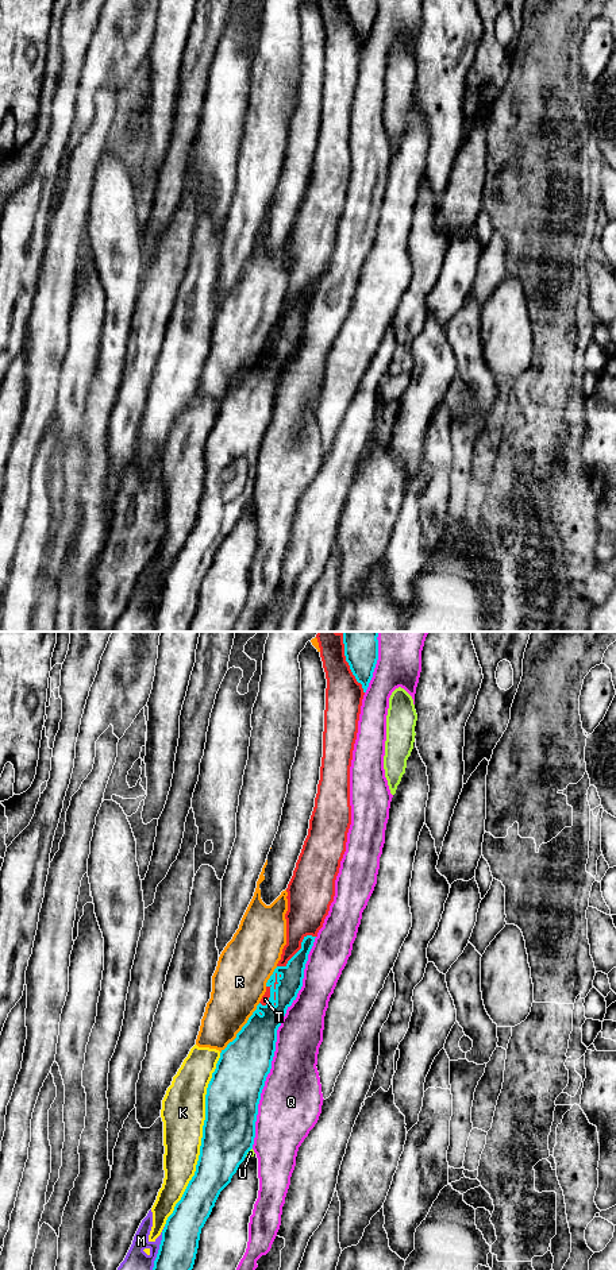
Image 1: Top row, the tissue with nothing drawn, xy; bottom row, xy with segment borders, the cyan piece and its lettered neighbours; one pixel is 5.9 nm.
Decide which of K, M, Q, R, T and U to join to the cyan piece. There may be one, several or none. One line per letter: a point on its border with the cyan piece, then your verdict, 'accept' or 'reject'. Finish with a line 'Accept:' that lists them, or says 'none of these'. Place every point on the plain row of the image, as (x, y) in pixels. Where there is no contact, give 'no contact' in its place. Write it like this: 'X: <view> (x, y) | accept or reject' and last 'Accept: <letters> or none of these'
K: xy (201, 491) | reject
M: xy (158, 605) | reject
Q: xy (276, 393) | reject
R: xy (242, 381) | reject
T: xy (270, 343) | reject
U: xy (249, 502) | reject
Accept: none of these

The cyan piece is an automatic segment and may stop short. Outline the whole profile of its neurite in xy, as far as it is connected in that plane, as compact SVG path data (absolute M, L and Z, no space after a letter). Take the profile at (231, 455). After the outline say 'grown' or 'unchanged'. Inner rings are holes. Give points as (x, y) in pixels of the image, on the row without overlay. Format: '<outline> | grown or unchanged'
M312 287L304 289L301 301L288 313L288 316L274 321L266 335L266 339L270 340L269 355L266 358L262 358L261 355L257 358L257 362L249 370L247 375L236 386L236 390L220 405L216 421L212 425L212 431L207 440L205 472L203 478L203 490L196 524L181 552L176 556L173 565L166 572L159 602L154 613L153 632L189 632L199 601L201 580L209 570L220 544L231 534L231 530L236 525L239 517L253 501L258 456L266 429L272 421L277 394L277 382L281 378L281 372L285 368L286 362L296 352L297 346L303 339L304 321L315 290L316 289Z | unchanged

